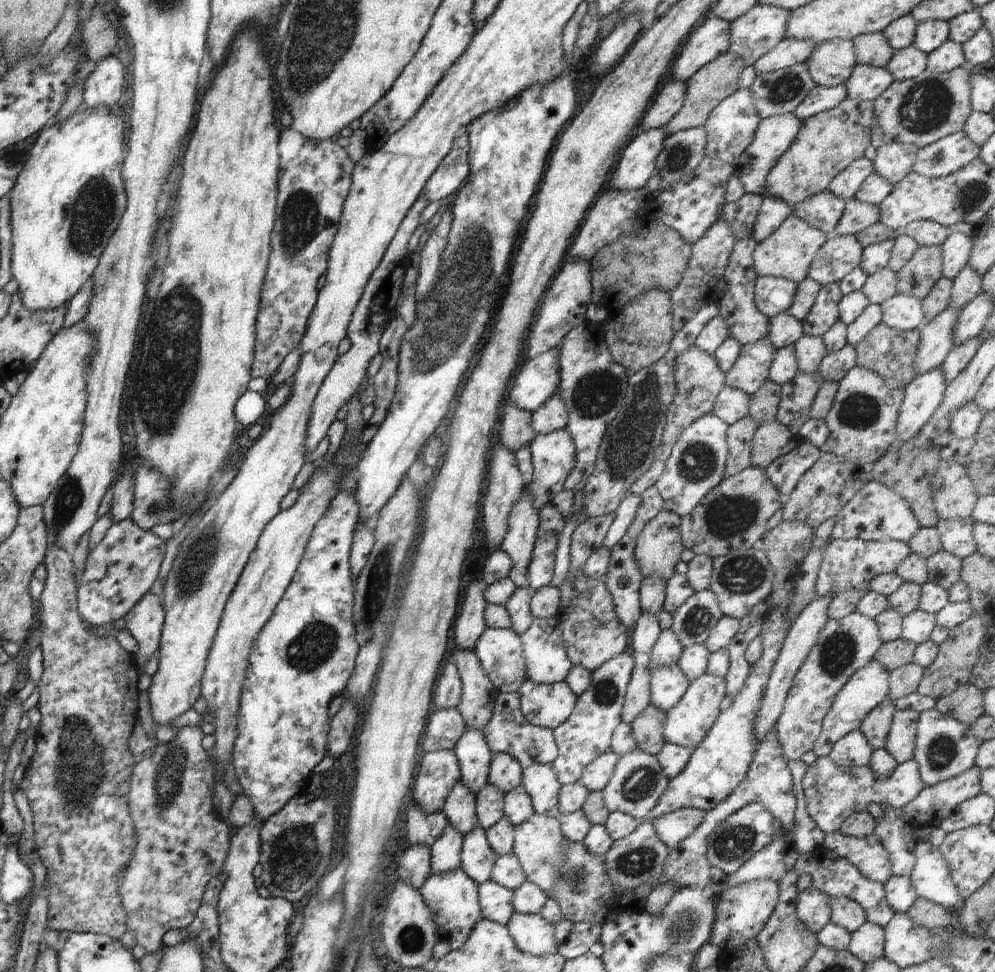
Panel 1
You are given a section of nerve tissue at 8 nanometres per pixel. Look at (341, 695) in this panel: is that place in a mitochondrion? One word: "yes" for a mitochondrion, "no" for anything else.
no

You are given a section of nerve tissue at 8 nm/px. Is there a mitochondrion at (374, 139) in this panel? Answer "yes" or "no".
no

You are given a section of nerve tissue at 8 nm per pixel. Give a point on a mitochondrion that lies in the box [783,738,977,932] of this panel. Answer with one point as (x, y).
(965, 871)

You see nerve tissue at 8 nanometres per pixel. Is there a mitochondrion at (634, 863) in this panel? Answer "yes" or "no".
yes

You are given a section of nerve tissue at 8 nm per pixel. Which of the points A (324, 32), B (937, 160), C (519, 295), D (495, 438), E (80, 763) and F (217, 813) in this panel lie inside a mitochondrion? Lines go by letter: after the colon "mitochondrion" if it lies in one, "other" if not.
A: mitochondrion
B: mitochondrion
C: other
D: other
E: mitochondrion
F: other

